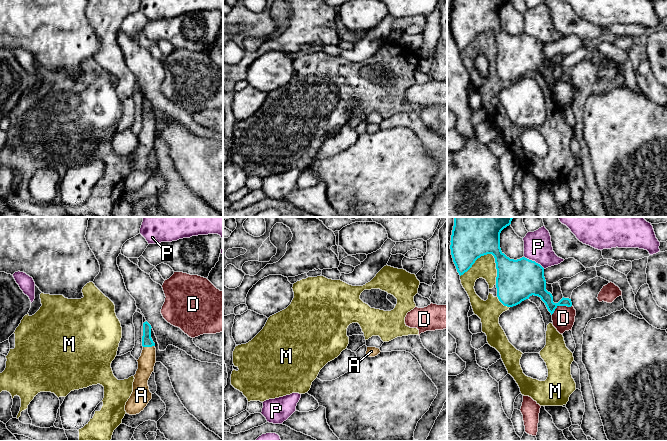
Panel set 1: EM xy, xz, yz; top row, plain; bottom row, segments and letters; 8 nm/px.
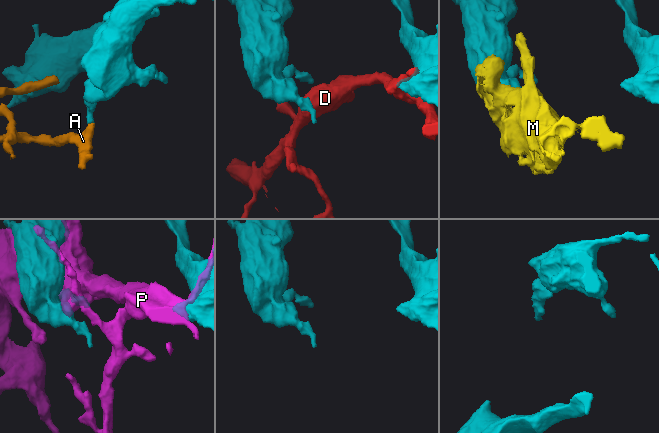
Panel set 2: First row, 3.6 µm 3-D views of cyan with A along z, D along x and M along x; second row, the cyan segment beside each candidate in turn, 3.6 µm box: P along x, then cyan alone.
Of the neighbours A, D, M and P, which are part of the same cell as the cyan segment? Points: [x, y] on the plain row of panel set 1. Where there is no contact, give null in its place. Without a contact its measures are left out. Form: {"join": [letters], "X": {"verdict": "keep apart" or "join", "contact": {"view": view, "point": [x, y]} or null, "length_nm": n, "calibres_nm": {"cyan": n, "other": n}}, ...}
{"join": ["A"], "A": {"verdict": "join", "contact": {"view": "xy", "point": [148, 122]}, "length_nm": 100, "calibres_nm": {"cyan": 90, "other": 140}}, "D": {"verdict": "keep apart", "contact": {"view": "yz", "point": [560, 81]}, "length_nm": 180, "calibres_nm": {"cyan": 160, "other": 180}}, "M": {"verdict": "keep apart", "contact": {"view": "yz", "point": [476, 35]}, "length_nm": 320, "calibres_nm": {"cyan": 300, "other": 180}}, "P": {"verdict": "keep apart", "contact": {"view": "yz", "point": [534, 37]}, "length_nm": 190, "calibres_nm": {"cyan": 320, "other": 220}}}

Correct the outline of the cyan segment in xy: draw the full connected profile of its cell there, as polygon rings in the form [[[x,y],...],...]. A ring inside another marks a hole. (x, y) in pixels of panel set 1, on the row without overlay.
[[[147,97],[143,99],[143,126],[141,132],[137,136],[138,145],[134,151],[133,168],[125,181],[125,187],[129,191],[139,190],[152,175],[148,156],[154,147],[156,124],[151,114],[151,104],[151,101]]]

